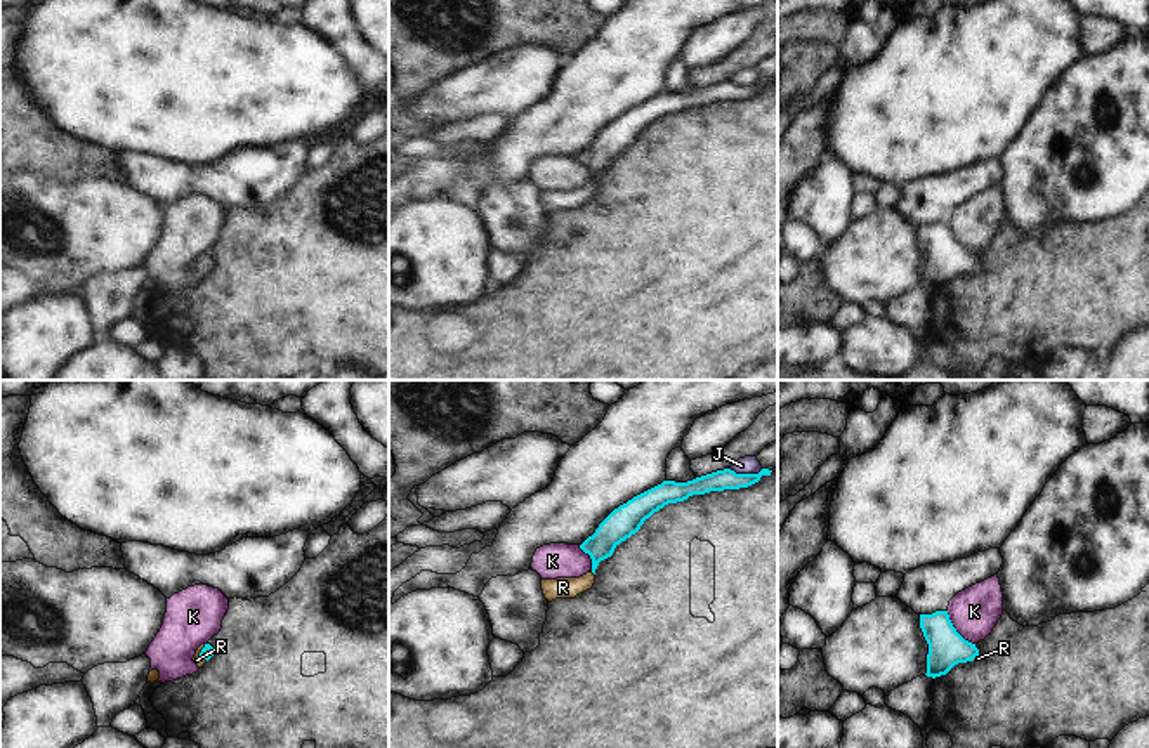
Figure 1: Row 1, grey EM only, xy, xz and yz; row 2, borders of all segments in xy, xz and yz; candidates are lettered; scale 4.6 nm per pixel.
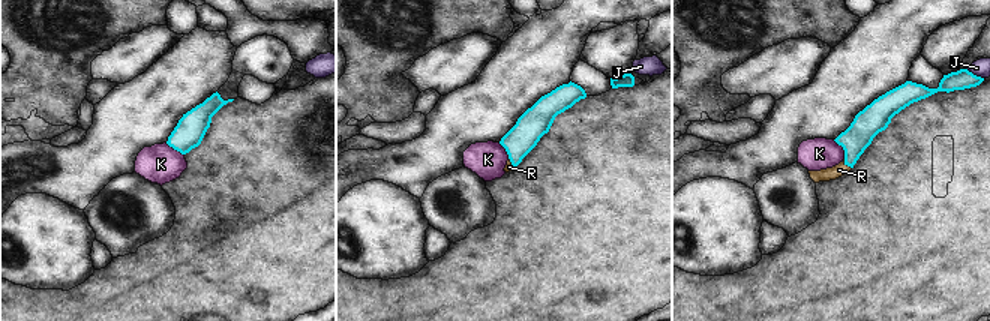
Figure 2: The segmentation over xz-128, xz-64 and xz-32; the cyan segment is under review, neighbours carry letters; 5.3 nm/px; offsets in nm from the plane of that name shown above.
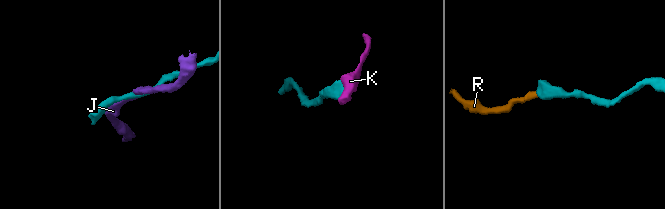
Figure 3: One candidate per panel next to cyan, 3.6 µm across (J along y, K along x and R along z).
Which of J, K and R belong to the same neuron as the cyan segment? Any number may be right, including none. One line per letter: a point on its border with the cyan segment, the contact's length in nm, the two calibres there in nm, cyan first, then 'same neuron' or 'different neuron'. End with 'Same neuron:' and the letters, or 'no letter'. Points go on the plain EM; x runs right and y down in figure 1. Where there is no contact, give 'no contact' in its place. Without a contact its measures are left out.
J: xz (747, 85) | 160 nm | 100/80 nm | different neuron
K: yz (955, 242) | 200 nm | 180/220 nm | different neuron
R: xz (592, 183) | 40 nm | 140/100 nm | same neuron
Same neuron: R

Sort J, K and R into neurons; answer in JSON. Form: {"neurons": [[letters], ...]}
{"neurons": [["J"], ["K"], ["R"]]}

